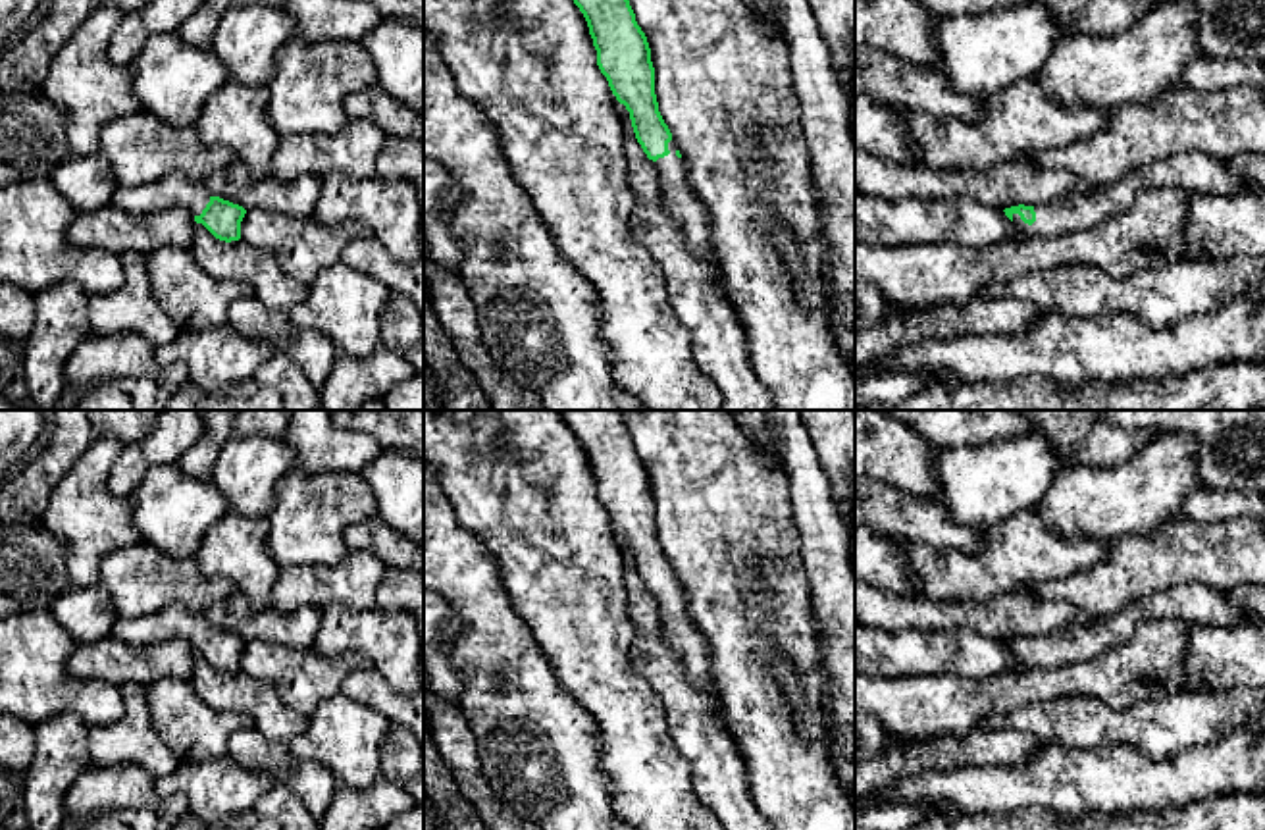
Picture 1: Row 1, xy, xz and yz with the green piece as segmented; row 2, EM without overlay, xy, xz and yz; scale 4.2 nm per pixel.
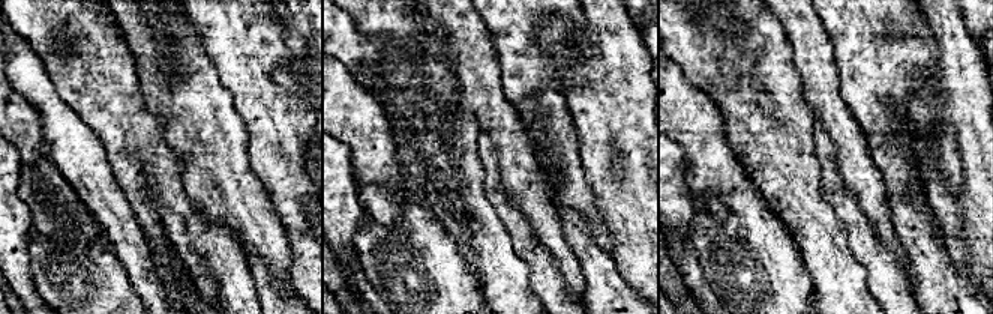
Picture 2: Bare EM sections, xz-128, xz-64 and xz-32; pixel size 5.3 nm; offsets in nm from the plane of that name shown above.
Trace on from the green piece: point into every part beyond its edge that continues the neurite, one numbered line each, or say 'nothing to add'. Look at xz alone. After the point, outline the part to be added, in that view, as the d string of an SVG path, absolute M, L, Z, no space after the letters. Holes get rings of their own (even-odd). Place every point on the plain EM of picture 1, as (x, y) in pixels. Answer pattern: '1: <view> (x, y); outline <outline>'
1: xz (682, 636); outline M668 574L670 585L658 589L660 624L670 649L685 664L687 680L716 701L714 713L722 716L718 691L710 670L710 651L705 635L689 618L684 591L676 587L676 574ZM722 716L724 718L724 716Z

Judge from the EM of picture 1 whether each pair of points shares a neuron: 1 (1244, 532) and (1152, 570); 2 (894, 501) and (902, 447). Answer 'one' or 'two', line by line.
1: one
2: two

